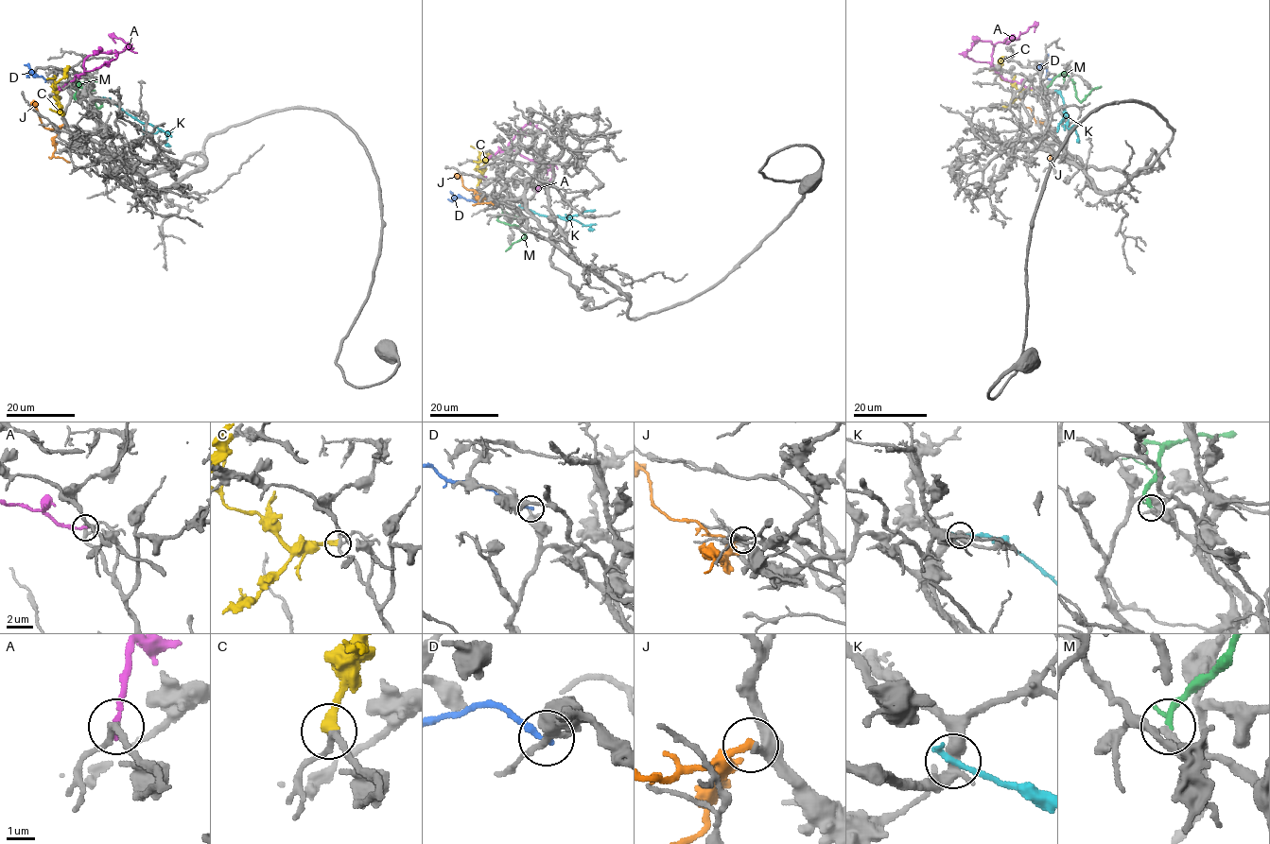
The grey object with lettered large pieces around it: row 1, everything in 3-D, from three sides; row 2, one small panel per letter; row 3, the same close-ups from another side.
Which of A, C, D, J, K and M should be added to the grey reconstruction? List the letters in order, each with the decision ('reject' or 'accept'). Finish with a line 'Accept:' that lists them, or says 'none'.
A: reject
C: accept
D: reject
J: reject
K: reject
M: accept
Accept: C, M

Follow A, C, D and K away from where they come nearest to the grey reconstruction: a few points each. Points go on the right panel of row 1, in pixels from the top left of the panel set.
A: (1034, 88), (1004, 79), (992, 63), (994, 45), (1012, 41), (1035, 23)
C: (1033, 90), (1017, 90), (997, 73), (1003, 57)
D: (1051, 79), (1046, 77), (1046, 56)
K: (1054, 91), (1063, 97), (1067, 127), (1073, 126), (1078, 142)

